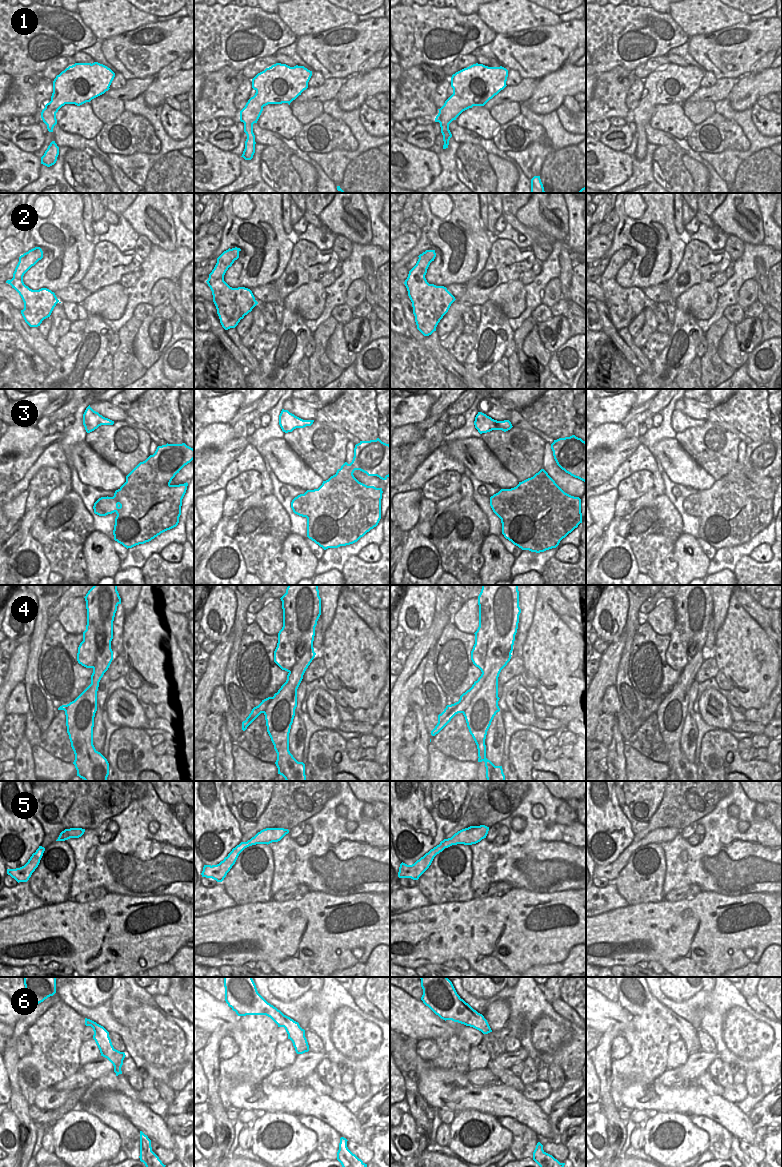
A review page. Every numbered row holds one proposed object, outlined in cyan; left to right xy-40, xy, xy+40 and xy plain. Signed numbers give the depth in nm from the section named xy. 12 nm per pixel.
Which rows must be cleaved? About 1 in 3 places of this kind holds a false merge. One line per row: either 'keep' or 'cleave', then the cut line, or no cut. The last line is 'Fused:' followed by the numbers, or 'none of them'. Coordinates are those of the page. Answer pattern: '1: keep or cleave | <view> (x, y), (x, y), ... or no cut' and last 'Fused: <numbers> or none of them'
1: keep | no cut
2: cleave | xy-40 (34, 248), (33, 251), (40, 259)
3: cleave | xy (352, 474), (342, 470), (338, 486), (319, 488)
4: cleave | xy+40 (503, 666), (494, 665), (480, 690), (462, 712)
5: keep | no cut
6: keep | no cut
Fused: 2, 3, 4

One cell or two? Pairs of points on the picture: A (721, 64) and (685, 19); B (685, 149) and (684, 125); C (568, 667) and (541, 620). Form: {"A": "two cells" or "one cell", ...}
{"A": "two cells", "B": "two cells", "C": "one cell"}

